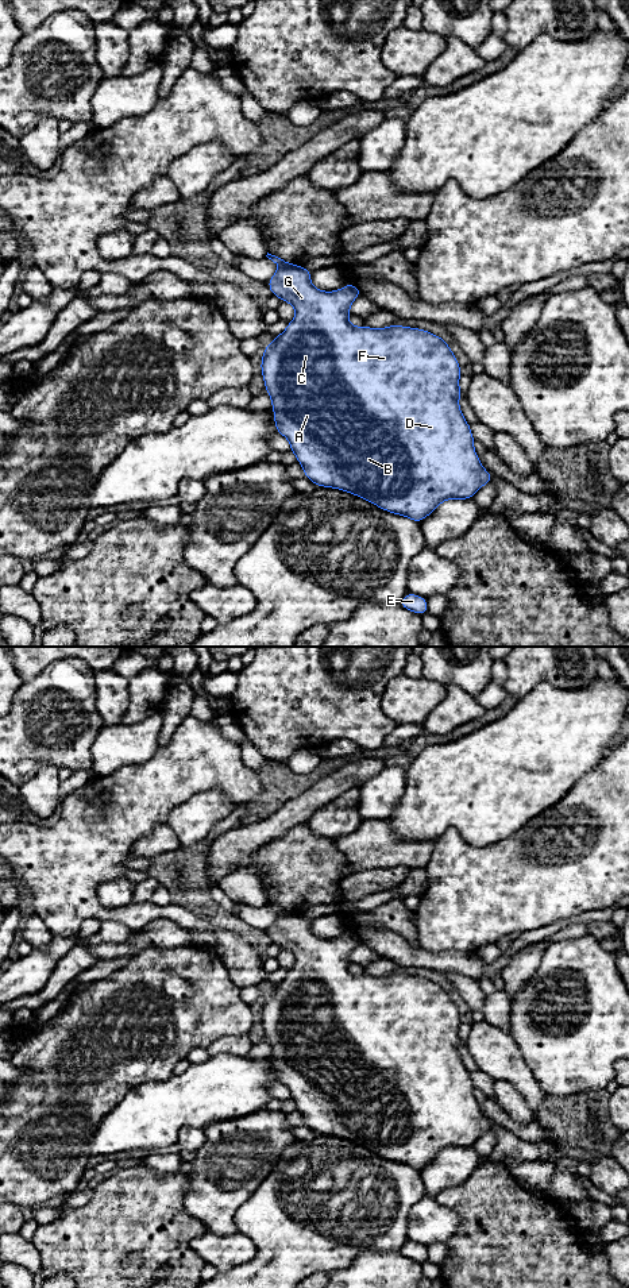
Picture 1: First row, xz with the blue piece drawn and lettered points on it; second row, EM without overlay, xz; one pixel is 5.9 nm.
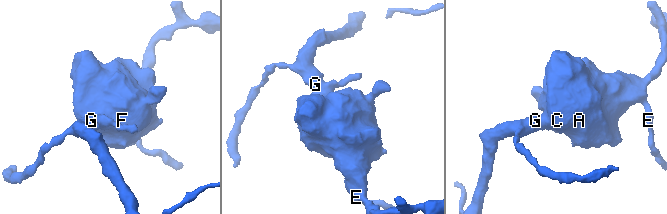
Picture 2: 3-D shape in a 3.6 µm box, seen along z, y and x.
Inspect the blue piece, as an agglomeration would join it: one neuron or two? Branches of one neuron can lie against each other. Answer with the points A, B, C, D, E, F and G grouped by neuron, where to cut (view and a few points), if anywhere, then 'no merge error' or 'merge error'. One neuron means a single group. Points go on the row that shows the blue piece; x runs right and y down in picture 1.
A B C D E F G; no cut; no merge error

